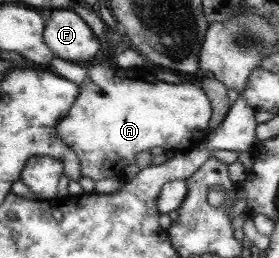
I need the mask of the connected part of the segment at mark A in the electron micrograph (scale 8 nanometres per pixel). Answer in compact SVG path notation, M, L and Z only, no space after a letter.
M104 62L88 68L86 81L80 84L76 99L56 123L56 138L62 140L62 144L76 154L82 176L87 176L93 182L110 176L122 179L124 169L134 164L134 156L138 152L149 151L156 146L172 152L185 152L201 146L209 132L210 116L208 97L194 84L188 81L179 84L168 83L154 78L154 74L143 67L122 69L116 68L110 62Z

